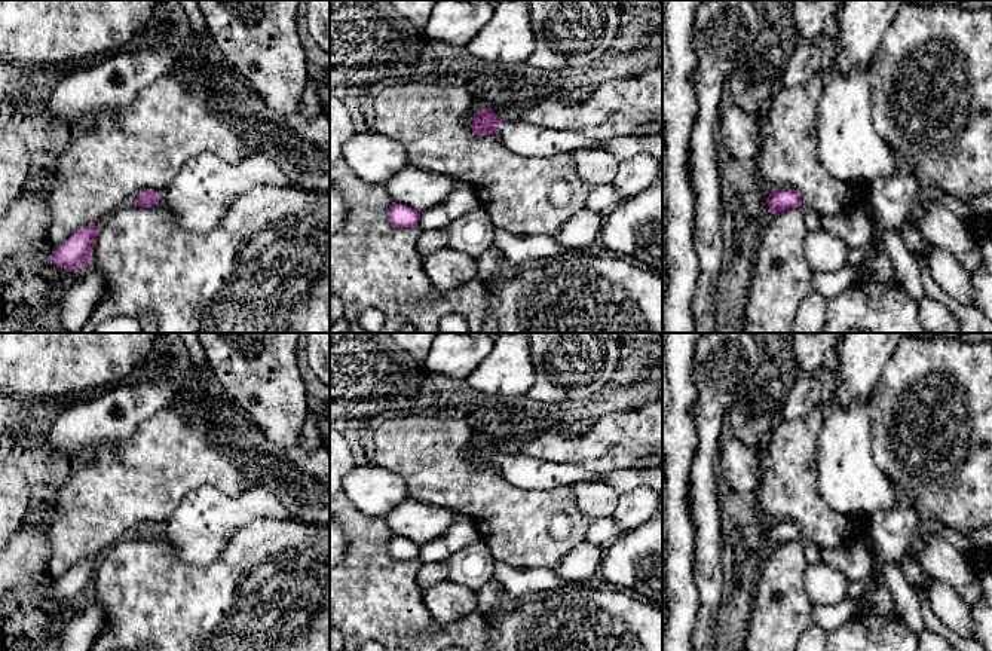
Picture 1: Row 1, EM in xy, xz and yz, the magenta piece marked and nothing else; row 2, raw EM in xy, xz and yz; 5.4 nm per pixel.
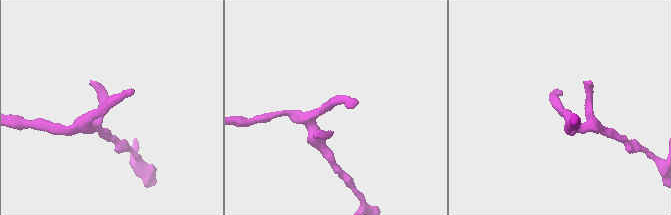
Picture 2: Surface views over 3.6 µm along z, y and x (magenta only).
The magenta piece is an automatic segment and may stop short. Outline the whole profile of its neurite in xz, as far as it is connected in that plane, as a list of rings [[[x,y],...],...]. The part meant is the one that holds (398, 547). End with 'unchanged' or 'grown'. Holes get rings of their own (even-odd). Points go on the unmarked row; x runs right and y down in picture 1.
[[[392,535],[388,541],[386,550],[395,560],[413,560],[419,557],[420,545],[404,537]]]; unchanged

